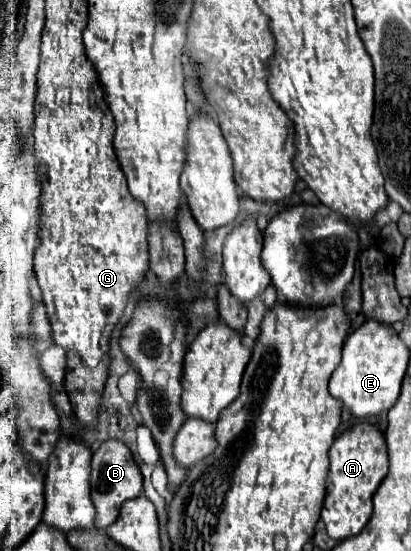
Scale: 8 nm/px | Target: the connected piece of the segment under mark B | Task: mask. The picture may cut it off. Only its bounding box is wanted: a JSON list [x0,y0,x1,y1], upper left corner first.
[91,439,143,529]

